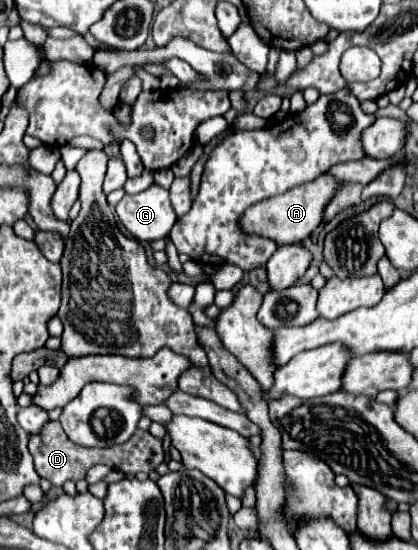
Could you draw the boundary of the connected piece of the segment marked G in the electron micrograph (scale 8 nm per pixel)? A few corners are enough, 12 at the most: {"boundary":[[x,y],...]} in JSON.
{"boundary":[[152,184],[116,204],[138,242],[166,238],[176,222],[168,190]]}

